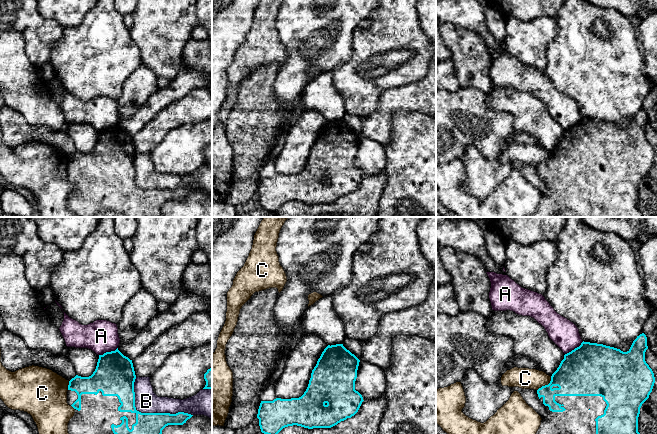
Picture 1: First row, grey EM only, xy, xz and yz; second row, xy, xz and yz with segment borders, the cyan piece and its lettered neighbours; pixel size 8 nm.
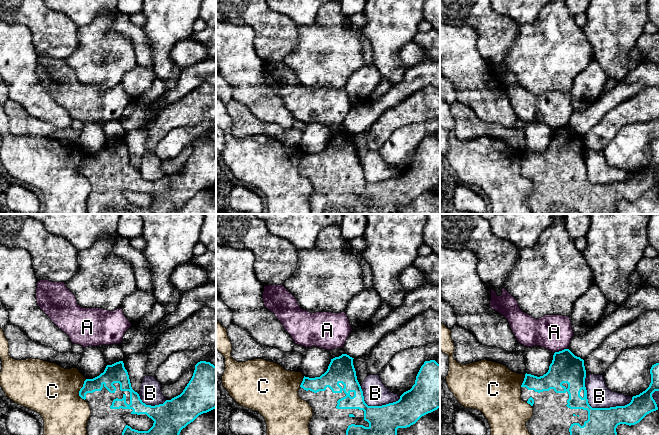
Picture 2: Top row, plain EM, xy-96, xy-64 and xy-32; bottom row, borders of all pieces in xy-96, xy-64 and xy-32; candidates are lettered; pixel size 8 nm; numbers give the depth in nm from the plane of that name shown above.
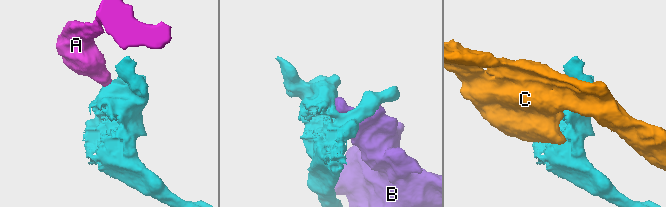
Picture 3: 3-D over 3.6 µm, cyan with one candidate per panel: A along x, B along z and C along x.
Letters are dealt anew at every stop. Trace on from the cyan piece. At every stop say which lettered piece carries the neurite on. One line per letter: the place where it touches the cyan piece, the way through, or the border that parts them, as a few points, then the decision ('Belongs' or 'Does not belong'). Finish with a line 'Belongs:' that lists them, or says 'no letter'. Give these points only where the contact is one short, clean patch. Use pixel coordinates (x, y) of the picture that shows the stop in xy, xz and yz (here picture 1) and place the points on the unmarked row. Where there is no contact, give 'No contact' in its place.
A: Touches cyan at yz (575, 124). Boundary: yz (583, 117), (565, 130). Does not belong
B: Touches cyan at xy (148, 189). Does not belong
C: Touches cyan at yz (546, 161). Does not belong
Belongs: no letter

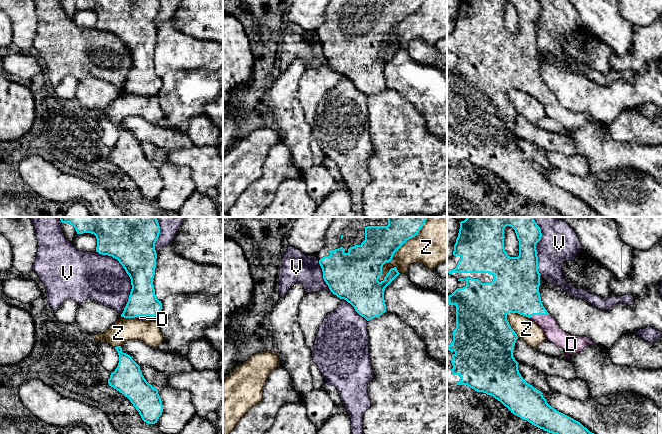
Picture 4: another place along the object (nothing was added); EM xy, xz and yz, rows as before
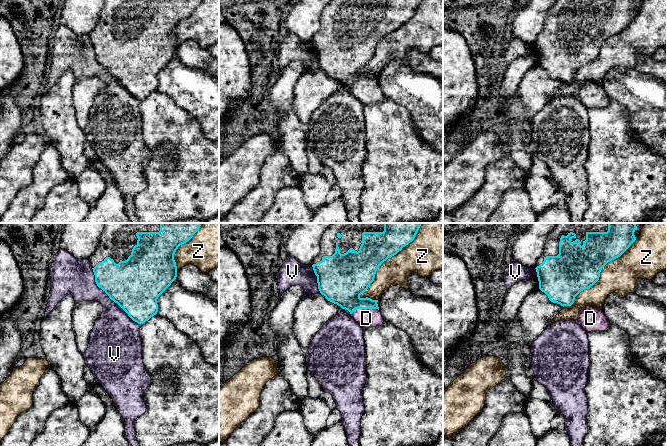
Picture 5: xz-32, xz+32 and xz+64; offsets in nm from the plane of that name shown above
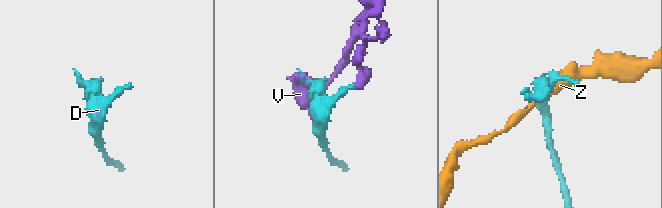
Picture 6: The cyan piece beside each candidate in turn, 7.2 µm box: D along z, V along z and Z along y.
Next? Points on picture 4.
D: Touches cyan at xy (145, 91). Belongs
V: Touches cyan at xy (129, 52). Does not belong
Z: Touches cyan at xz (394, 28). Does not belong
Belongs: D

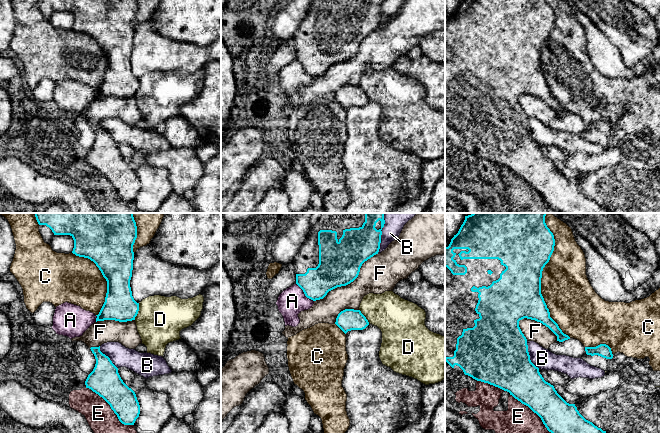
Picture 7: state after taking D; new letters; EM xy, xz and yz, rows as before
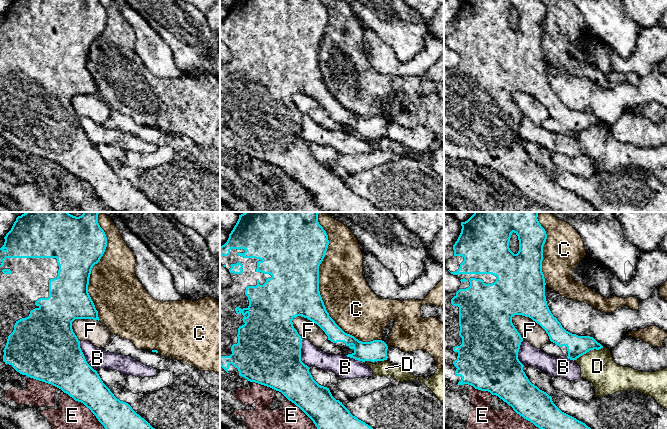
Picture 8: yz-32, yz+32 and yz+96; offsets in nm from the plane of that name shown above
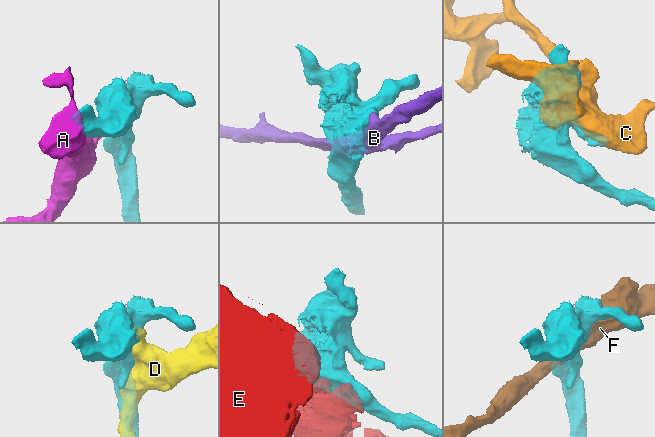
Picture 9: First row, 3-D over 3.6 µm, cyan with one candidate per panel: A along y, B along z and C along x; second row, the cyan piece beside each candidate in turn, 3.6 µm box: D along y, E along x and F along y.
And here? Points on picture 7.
A: Touches cyan at xz (304, 69). Does not belong
B: Touches cyan at xz (380, 15). Does not belong
C: Touches cyan at yz (540, 58). Does not belong
D: Touches cyan at xy (137, 87). Does not belong
E: Touches cyan at xy (111, 184). Does not belong
F: Touches cyan at xz (349, 59). Does not belong
Belongs: no letter

